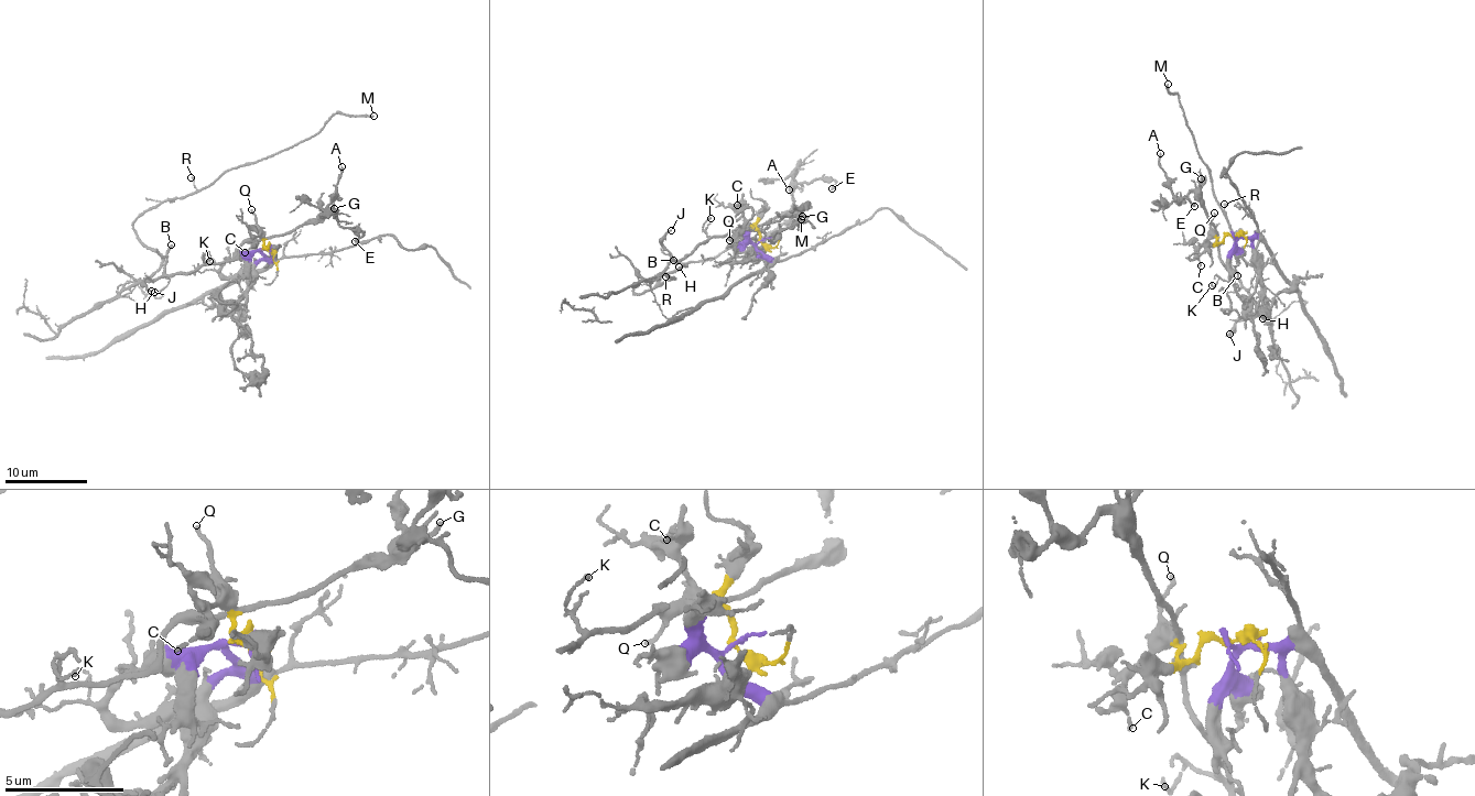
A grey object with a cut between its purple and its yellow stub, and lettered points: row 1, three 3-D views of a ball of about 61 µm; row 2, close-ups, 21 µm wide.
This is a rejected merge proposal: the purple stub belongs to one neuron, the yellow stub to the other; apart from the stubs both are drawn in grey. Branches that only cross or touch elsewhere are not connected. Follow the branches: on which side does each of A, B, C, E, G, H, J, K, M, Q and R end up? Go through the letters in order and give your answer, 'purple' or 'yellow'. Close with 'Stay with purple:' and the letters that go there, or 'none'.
A: yellow
B: yellow
C: yellow
E: yellow
G: yellow
H: yellow
J: yellow
K: yellow
M: yellow
Q: yellow
R: yellow
Stay with purple: none

